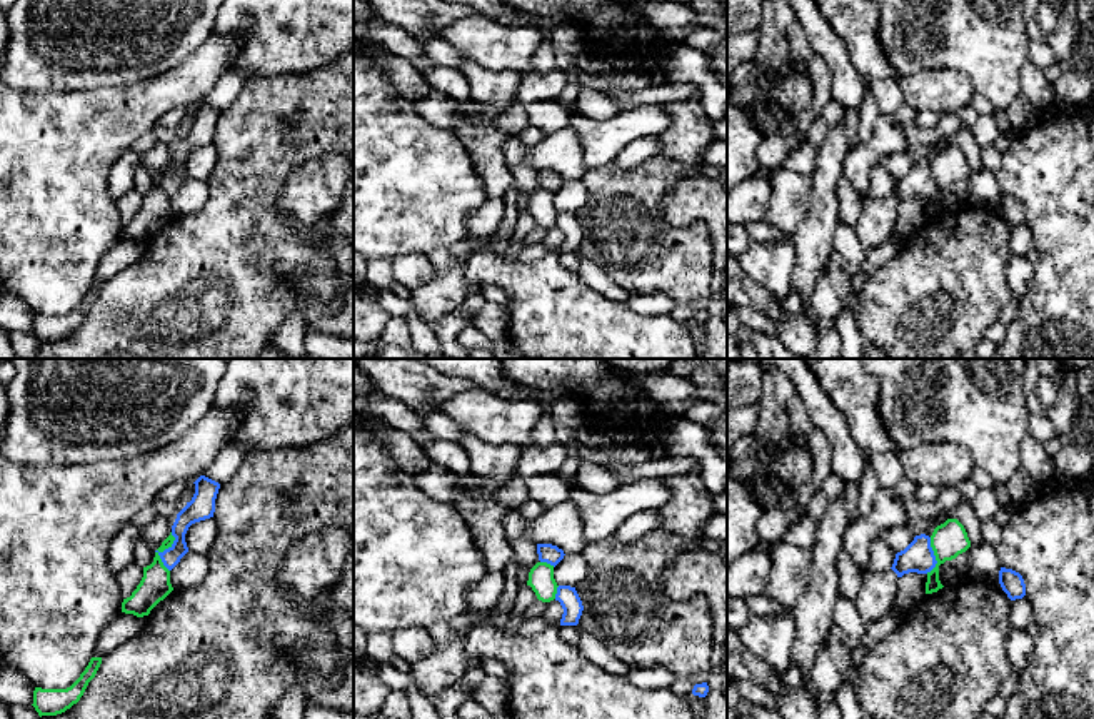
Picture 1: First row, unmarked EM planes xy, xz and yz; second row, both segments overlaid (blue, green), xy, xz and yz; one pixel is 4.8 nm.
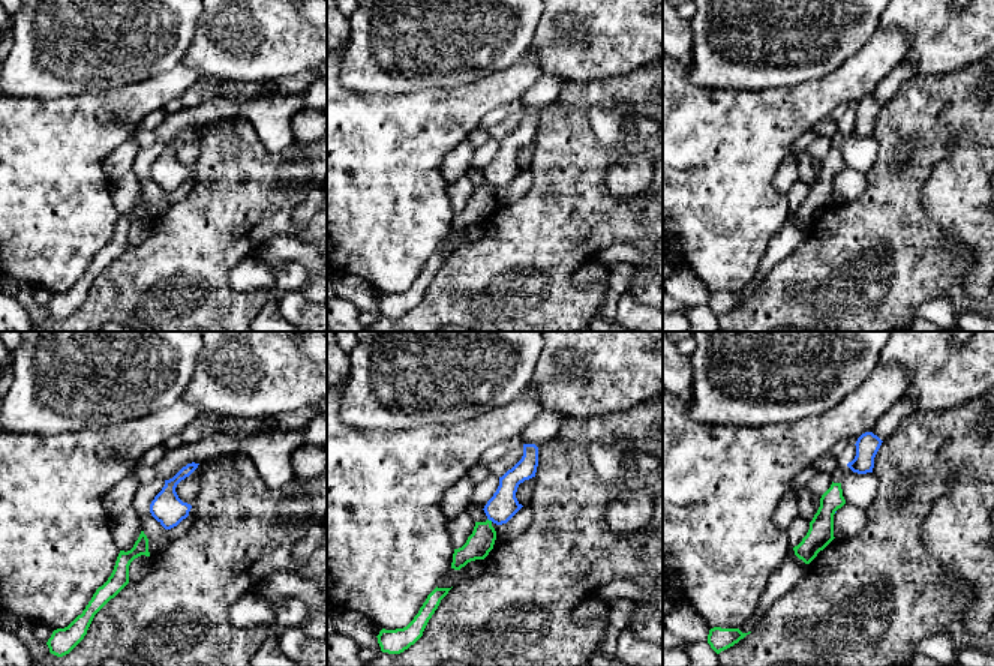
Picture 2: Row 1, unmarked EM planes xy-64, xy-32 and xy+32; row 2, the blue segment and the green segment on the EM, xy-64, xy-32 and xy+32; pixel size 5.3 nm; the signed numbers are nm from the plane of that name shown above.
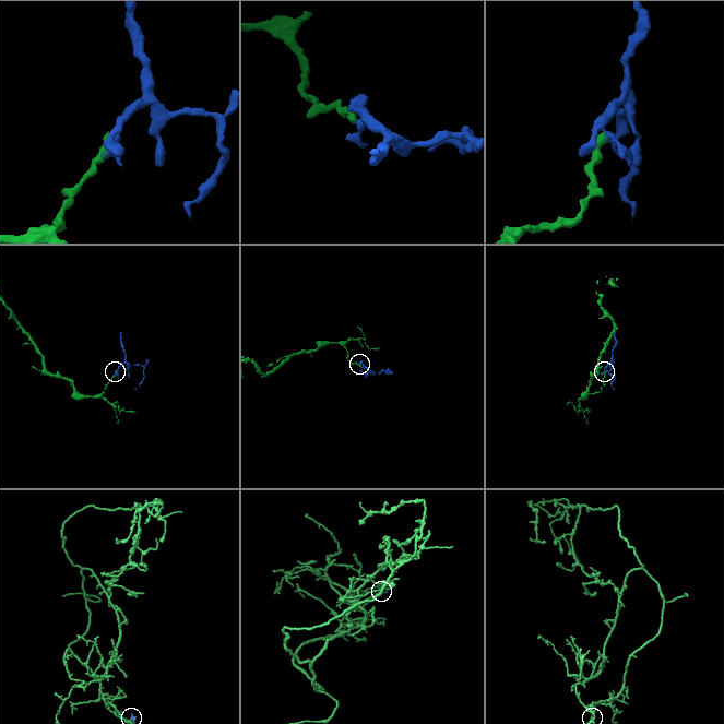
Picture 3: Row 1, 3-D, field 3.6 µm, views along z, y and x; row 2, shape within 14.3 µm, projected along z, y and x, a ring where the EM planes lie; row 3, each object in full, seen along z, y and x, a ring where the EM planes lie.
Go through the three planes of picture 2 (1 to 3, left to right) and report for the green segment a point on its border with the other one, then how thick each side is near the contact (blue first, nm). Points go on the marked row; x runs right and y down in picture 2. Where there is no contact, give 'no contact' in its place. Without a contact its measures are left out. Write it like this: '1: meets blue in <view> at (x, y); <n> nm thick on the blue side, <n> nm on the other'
1: no contact
2: meets blue in xy-32 at (491, 519); 160 nm thick on the blue side, 140 nm on the other
3: no contact

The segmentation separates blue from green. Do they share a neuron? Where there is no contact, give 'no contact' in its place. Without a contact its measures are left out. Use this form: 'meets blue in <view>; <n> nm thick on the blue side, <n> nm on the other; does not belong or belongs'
meets blue in xy; 110 nm thick on the blue side, 150 nm on the other; does not belong

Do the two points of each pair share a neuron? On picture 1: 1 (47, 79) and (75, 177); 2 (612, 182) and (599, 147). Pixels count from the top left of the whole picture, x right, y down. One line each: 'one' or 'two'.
1: two
2: two

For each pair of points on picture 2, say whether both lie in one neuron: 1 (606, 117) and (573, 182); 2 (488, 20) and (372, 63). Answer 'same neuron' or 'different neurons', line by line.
1: different neurons
2: same neuron

